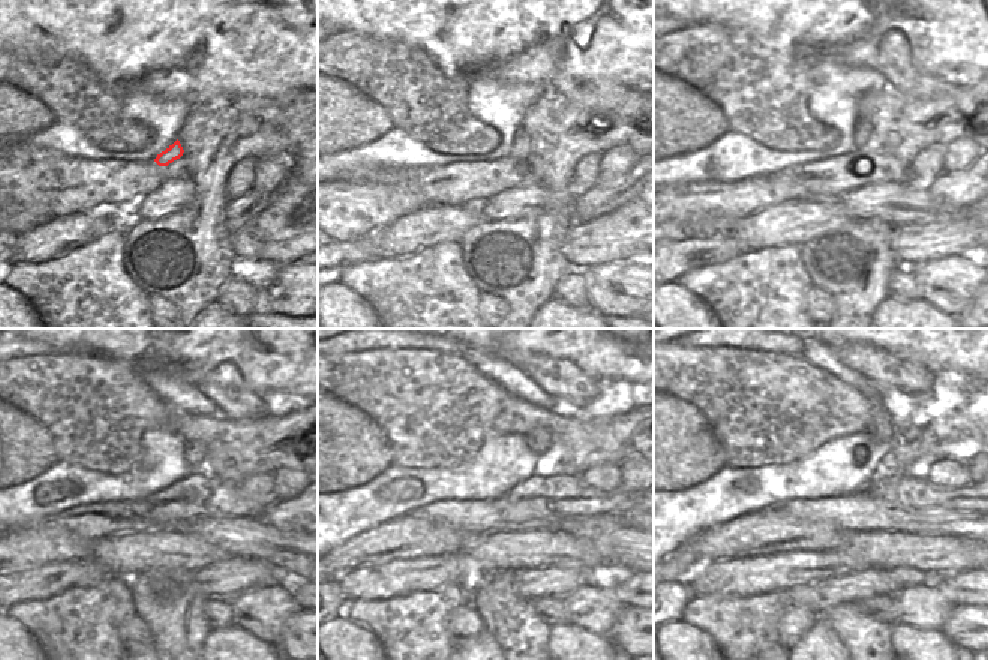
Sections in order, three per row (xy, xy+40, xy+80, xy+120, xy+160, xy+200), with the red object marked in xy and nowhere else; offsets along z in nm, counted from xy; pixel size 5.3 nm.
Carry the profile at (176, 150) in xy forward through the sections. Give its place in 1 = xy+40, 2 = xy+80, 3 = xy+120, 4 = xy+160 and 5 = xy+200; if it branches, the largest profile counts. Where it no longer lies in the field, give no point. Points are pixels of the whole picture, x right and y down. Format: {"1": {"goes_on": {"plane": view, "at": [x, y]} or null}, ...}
{"1": {"goes_on": {"plane": "xy+40", "at": [520, 146]}}, "2": {"goes_on": {"plane": "xy+80", "at": [862, 132]}}, "3": {"goes_on": {"plane": "xy+120", "at": [195, 453]}}, "4": {"goes_on": {"plane": "xy+160", "at": [538, 440]}}, "5": {"goes_on": {"plane": "xy+200", "at": [879, 422]}}}

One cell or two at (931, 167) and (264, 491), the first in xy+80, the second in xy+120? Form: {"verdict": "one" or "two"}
{"verdict": "one"}

